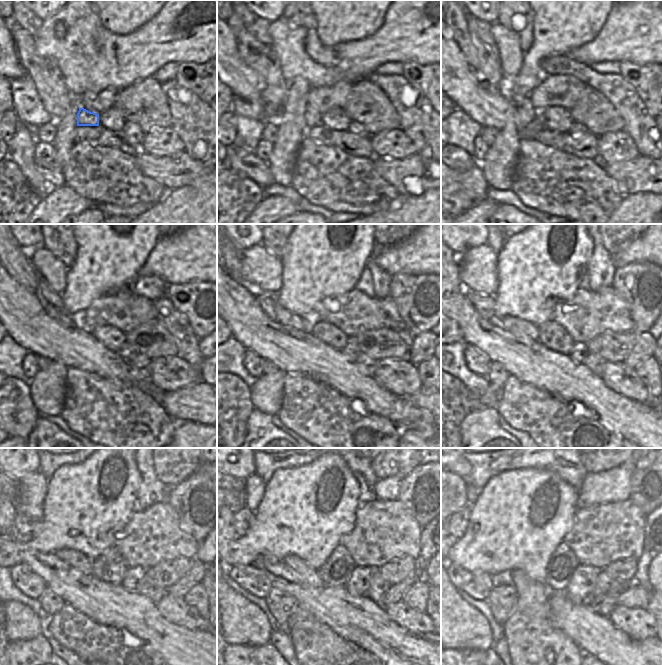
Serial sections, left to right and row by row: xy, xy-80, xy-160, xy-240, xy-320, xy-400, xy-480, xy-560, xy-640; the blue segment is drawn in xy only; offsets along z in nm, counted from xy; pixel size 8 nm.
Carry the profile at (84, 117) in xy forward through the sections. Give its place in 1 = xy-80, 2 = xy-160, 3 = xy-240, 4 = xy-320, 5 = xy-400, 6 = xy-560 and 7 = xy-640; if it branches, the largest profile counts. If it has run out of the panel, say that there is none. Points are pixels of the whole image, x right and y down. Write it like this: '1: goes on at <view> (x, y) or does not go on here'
1: goes on at xy-80 (312, 118)
2: goes on at xy-160 (527, 112)
3: goes on at xy-240 (61, 316)
4: goes on at xy-320 (266, 300)
5: goes on at xy-400 (485, 305)
6: goes on at xy-560 (243, 519)
7: goes on at xy-640 (461, 518)

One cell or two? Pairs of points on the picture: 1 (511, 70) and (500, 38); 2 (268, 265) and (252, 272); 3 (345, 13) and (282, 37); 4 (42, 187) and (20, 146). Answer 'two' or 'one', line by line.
1: one
2: one
3: two
4: one

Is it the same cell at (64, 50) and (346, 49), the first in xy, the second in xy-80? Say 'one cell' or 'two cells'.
one cell

